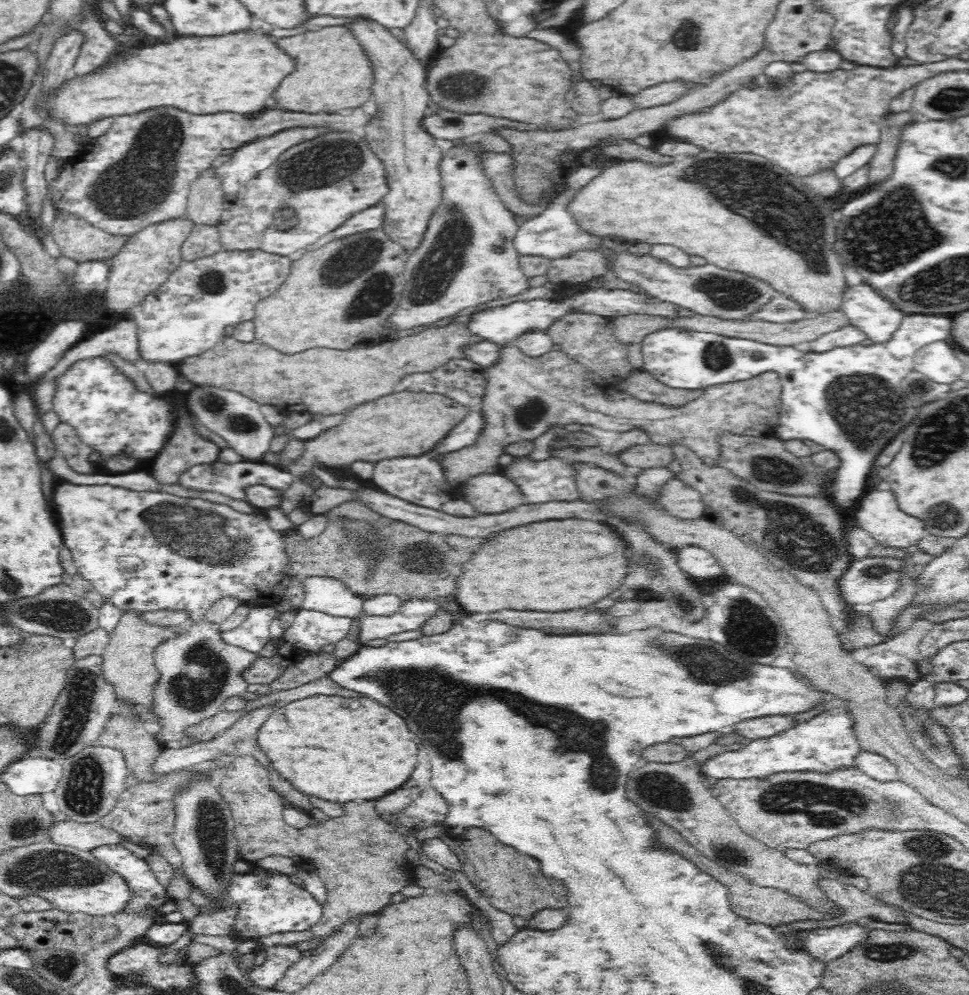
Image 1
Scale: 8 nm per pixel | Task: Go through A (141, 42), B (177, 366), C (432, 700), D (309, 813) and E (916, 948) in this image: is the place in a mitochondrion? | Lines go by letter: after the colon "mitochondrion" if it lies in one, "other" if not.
A: other
B: other
C: mitochondrion
D: other
E: mitochondrion

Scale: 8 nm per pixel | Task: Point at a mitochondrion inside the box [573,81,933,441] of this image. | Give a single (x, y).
(760, 191)

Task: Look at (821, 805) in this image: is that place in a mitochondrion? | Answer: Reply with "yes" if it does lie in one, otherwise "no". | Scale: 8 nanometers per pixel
yes

